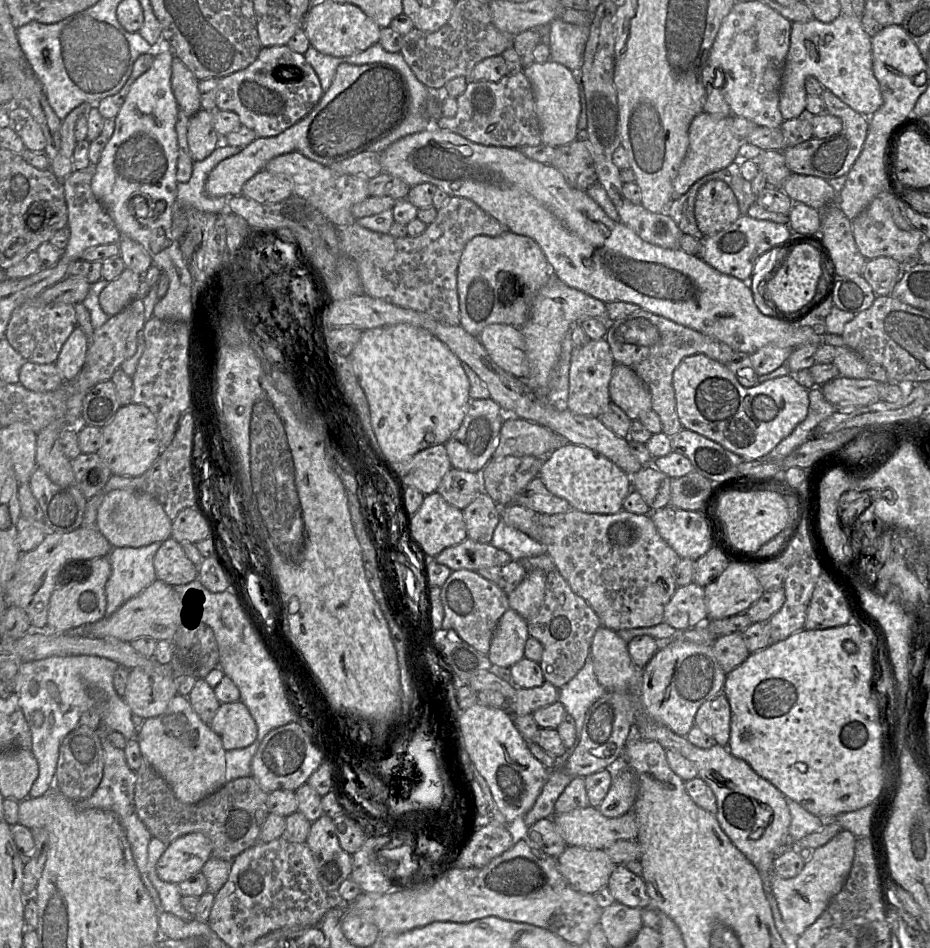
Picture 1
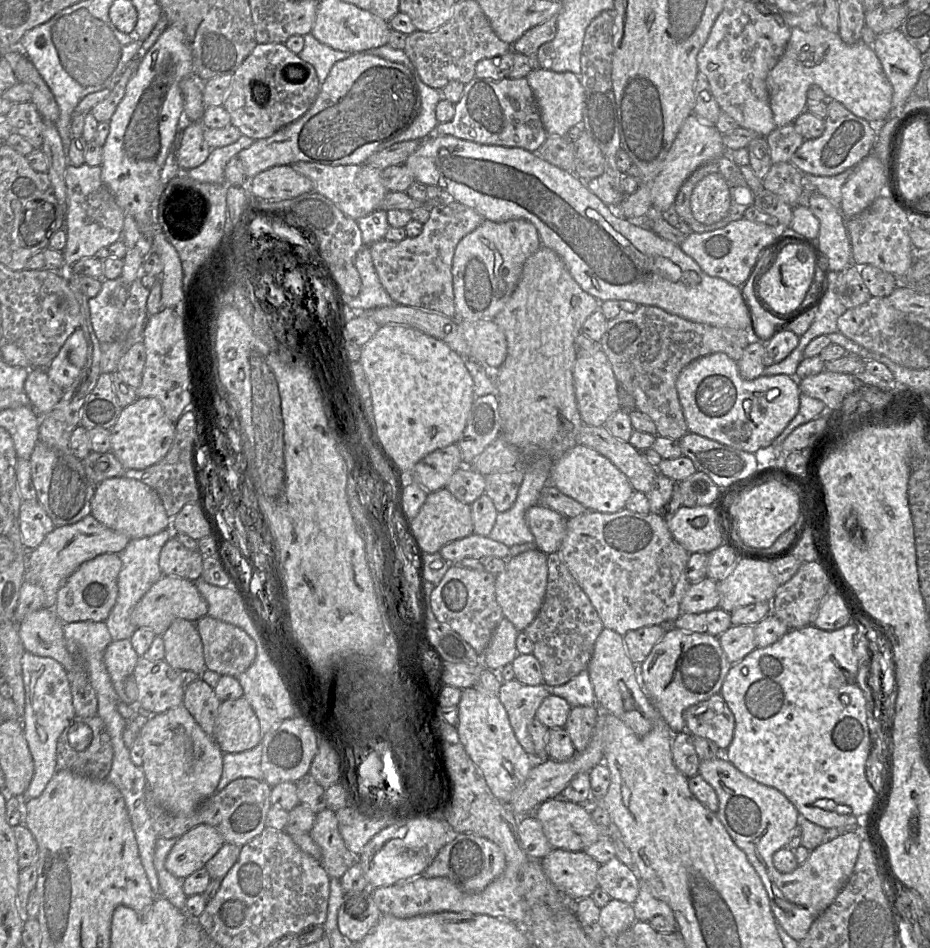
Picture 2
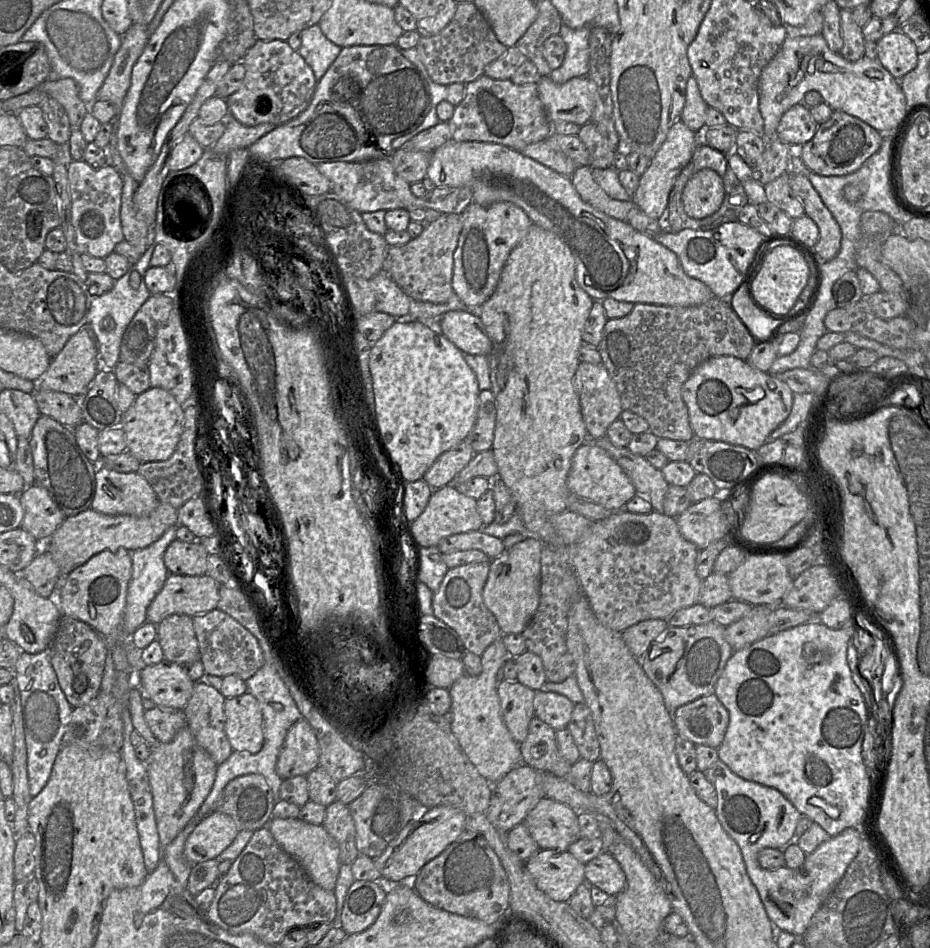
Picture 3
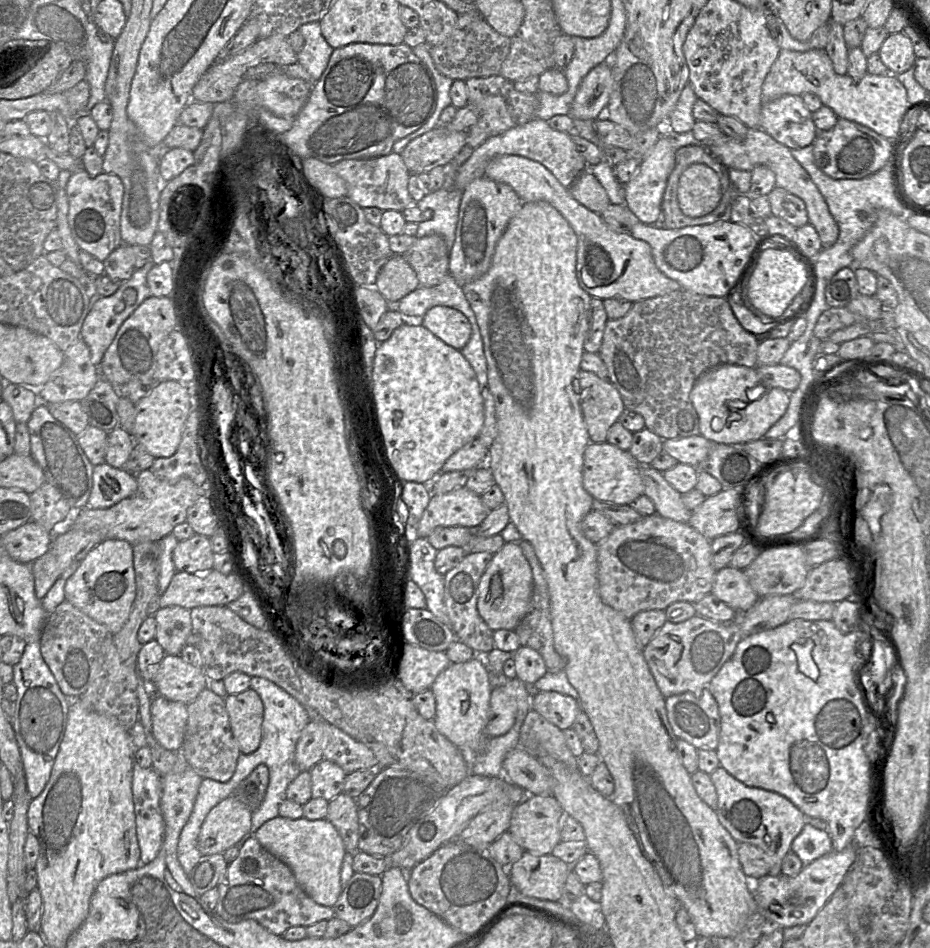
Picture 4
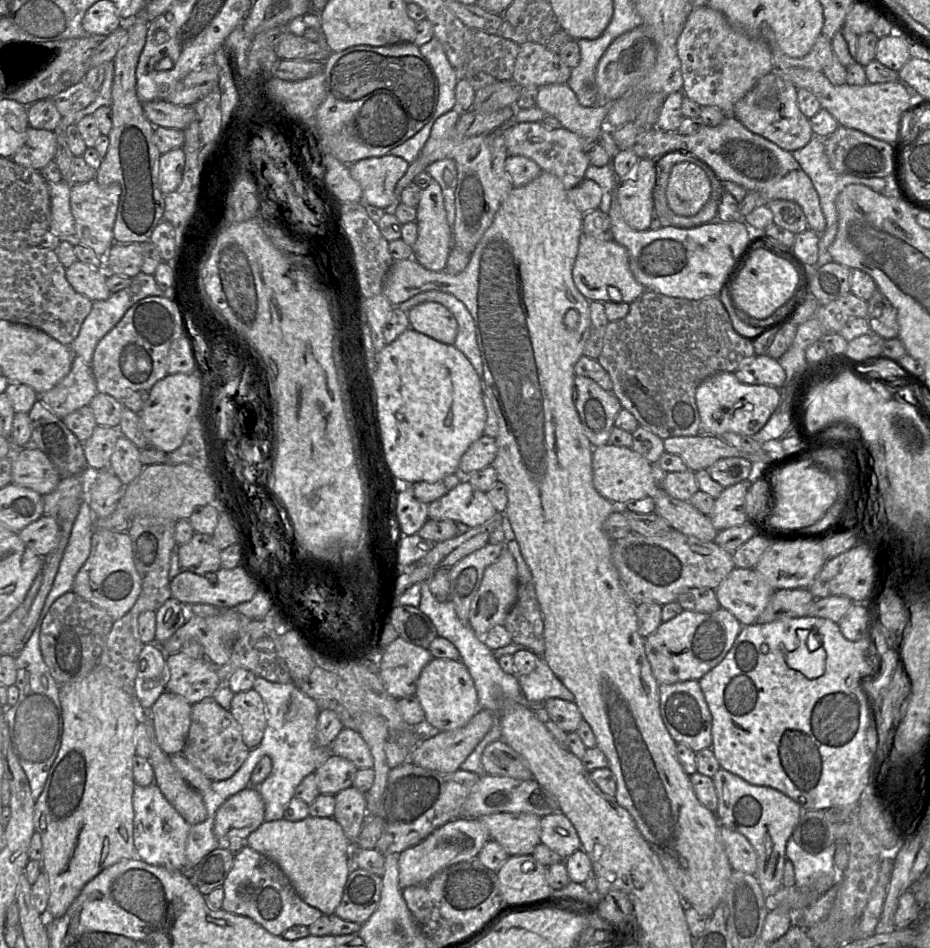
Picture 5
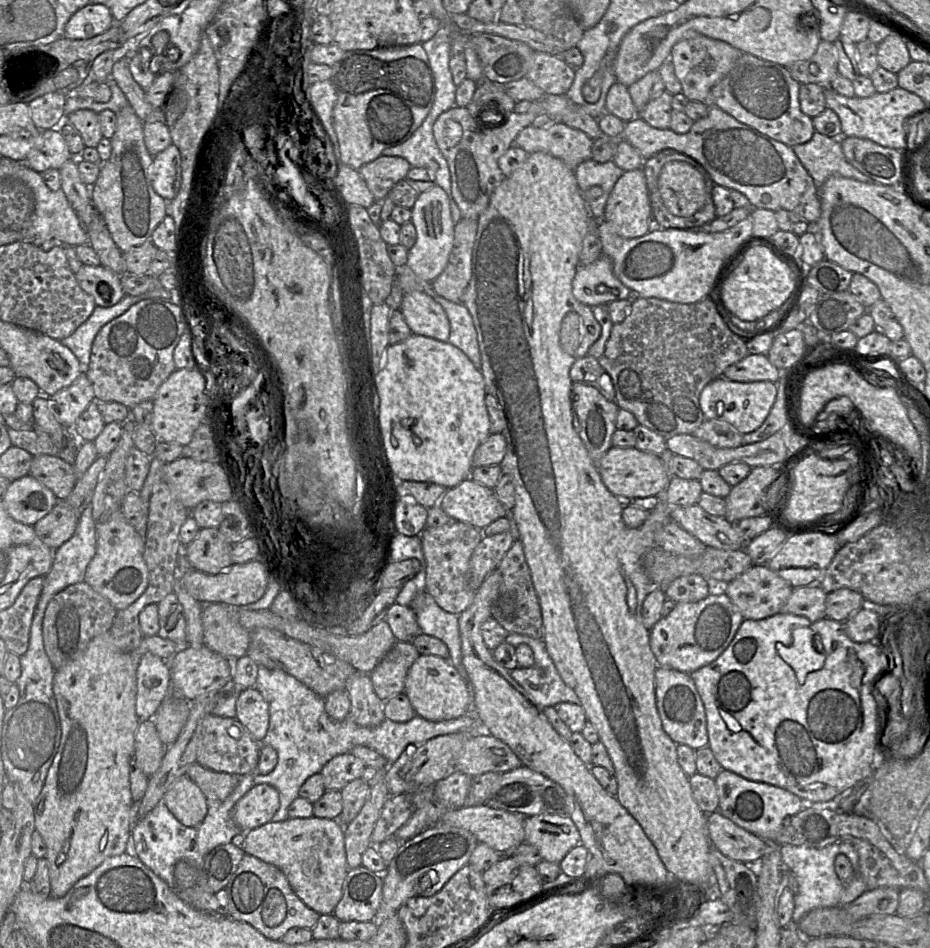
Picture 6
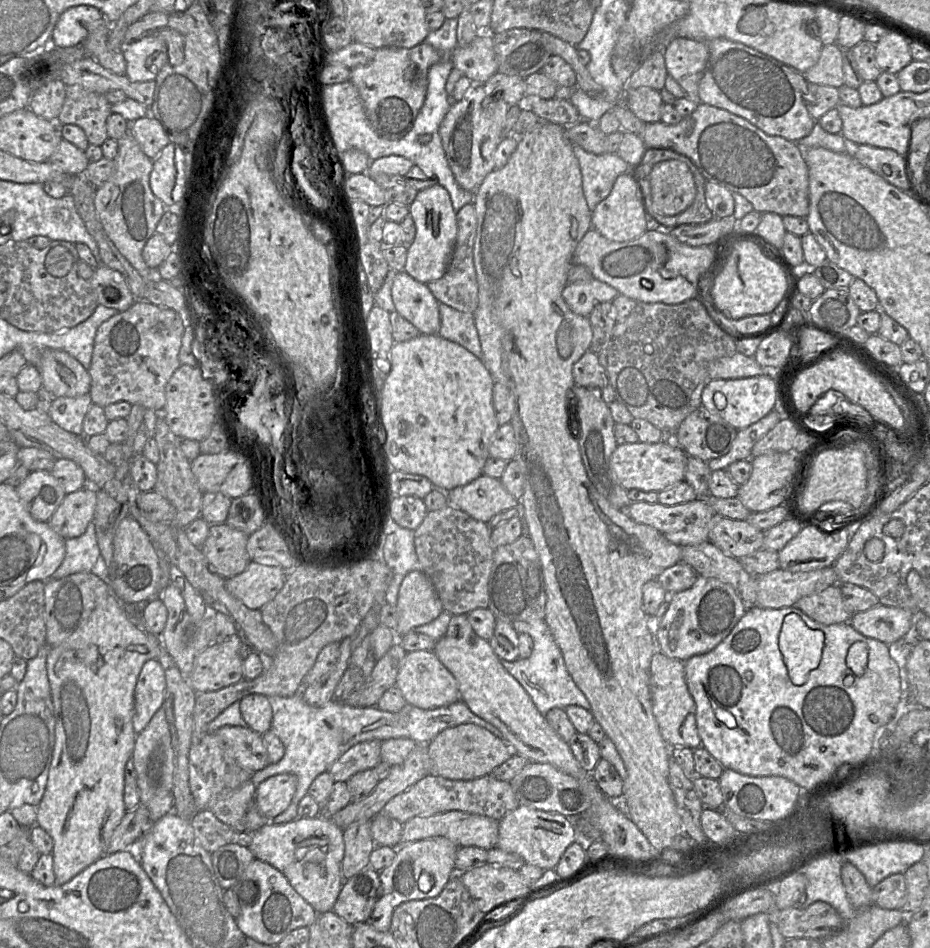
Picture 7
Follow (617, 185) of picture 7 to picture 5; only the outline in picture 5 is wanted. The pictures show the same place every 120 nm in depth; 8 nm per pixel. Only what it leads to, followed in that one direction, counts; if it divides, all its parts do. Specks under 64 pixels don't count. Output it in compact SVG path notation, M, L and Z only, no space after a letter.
M640 159L633 172L619 179L617 200L625 222L636 231L650 229L654 217L655 160Z

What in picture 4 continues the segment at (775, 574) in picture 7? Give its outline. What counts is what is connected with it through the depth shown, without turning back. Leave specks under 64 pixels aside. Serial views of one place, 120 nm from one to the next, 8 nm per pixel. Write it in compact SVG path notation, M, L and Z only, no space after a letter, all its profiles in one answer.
M730 566L717 572L711 593L738 613L749 611L760 599L744 571Z

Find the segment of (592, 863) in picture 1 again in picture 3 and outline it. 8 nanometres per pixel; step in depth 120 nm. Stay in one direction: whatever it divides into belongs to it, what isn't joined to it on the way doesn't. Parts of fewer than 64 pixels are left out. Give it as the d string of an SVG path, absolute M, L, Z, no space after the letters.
M539 849L526 860L538 889L555 901L567 902L577 887L586 882L585 864L568 851Z

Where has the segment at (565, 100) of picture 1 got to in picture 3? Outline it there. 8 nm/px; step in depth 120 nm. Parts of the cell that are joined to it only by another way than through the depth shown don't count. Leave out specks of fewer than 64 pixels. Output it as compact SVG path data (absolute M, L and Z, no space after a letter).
M541 76L537 82L538 94L552 124L571 122L582 126L589 122L593 109L593 84L587 77L574 77L565 83L553 82L549 76Z

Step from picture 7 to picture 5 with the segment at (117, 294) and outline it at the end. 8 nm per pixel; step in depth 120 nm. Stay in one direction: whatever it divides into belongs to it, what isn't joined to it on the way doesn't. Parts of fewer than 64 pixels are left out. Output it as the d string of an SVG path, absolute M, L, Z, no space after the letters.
M79 260L66 268L66 278L76 292L91 301L106 300L111 295L106 284L107 272L93 269Z

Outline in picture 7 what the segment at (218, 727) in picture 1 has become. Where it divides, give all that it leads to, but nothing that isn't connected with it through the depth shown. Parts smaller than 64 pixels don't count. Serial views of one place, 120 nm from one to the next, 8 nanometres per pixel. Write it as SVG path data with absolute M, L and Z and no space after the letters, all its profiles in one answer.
M250 694L240 701L240 712L248 727L263 735L272 726L272 707L267 696Z

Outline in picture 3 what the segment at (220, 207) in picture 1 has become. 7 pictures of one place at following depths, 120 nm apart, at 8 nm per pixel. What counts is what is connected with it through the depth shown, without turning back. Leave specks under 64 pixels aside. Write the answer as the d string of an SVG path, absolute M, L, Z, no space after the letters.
M230 113L221 122L224 123L226 129L212 150L216 154L227 156L235 149L248 149L257 140L278 126L270 123L246 126L236 120Z

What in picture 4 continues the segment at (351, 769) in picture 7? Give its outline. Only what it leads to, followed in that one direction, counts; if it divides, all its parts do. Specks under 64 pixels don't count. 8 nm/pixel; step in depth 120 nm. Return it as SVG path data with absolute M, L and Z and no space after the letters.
M321 760L311 769L312 798L324 798L331 801L343 792L347 774L336 763Z

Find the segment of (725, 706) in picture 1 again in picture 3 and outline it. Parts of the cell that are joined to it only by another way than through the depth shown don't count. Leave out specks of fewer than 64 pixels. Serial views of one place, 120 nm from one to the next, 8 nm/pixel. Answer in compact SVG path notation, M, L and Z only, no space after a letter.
M715 693L702 696L673 713L677 734L695 745L718 749L729 724L729 712Z

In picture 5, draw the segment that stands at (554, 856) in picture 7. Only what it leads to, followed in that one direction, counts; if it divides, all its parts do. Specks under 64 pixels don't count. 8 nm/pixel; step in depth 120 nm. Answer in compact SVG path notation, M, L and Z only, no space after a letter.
M556 812L540 819L540 842L566 859L581 849L581 841L571 821Z

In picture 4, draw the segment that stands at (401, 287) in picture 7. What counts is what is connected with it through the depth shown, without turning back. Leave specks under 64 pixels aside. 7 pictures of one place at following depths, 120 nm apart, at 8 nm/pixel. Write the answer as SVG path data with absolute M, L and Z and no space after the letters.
M437 305L422 318L422 325L445 344L461 350L471 337L471 324L459 310Z

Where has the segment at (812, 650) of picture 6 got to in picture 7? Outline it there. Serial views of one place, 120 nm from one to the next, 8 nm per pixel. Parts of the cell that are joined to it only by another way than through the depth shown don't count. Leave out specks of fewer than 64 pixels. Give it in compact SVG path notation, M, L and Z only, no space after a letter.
M795 613L785 616L778 637L778 648L787 667L790 679L803 684L808 674L821 661L824 633L810 629Z

